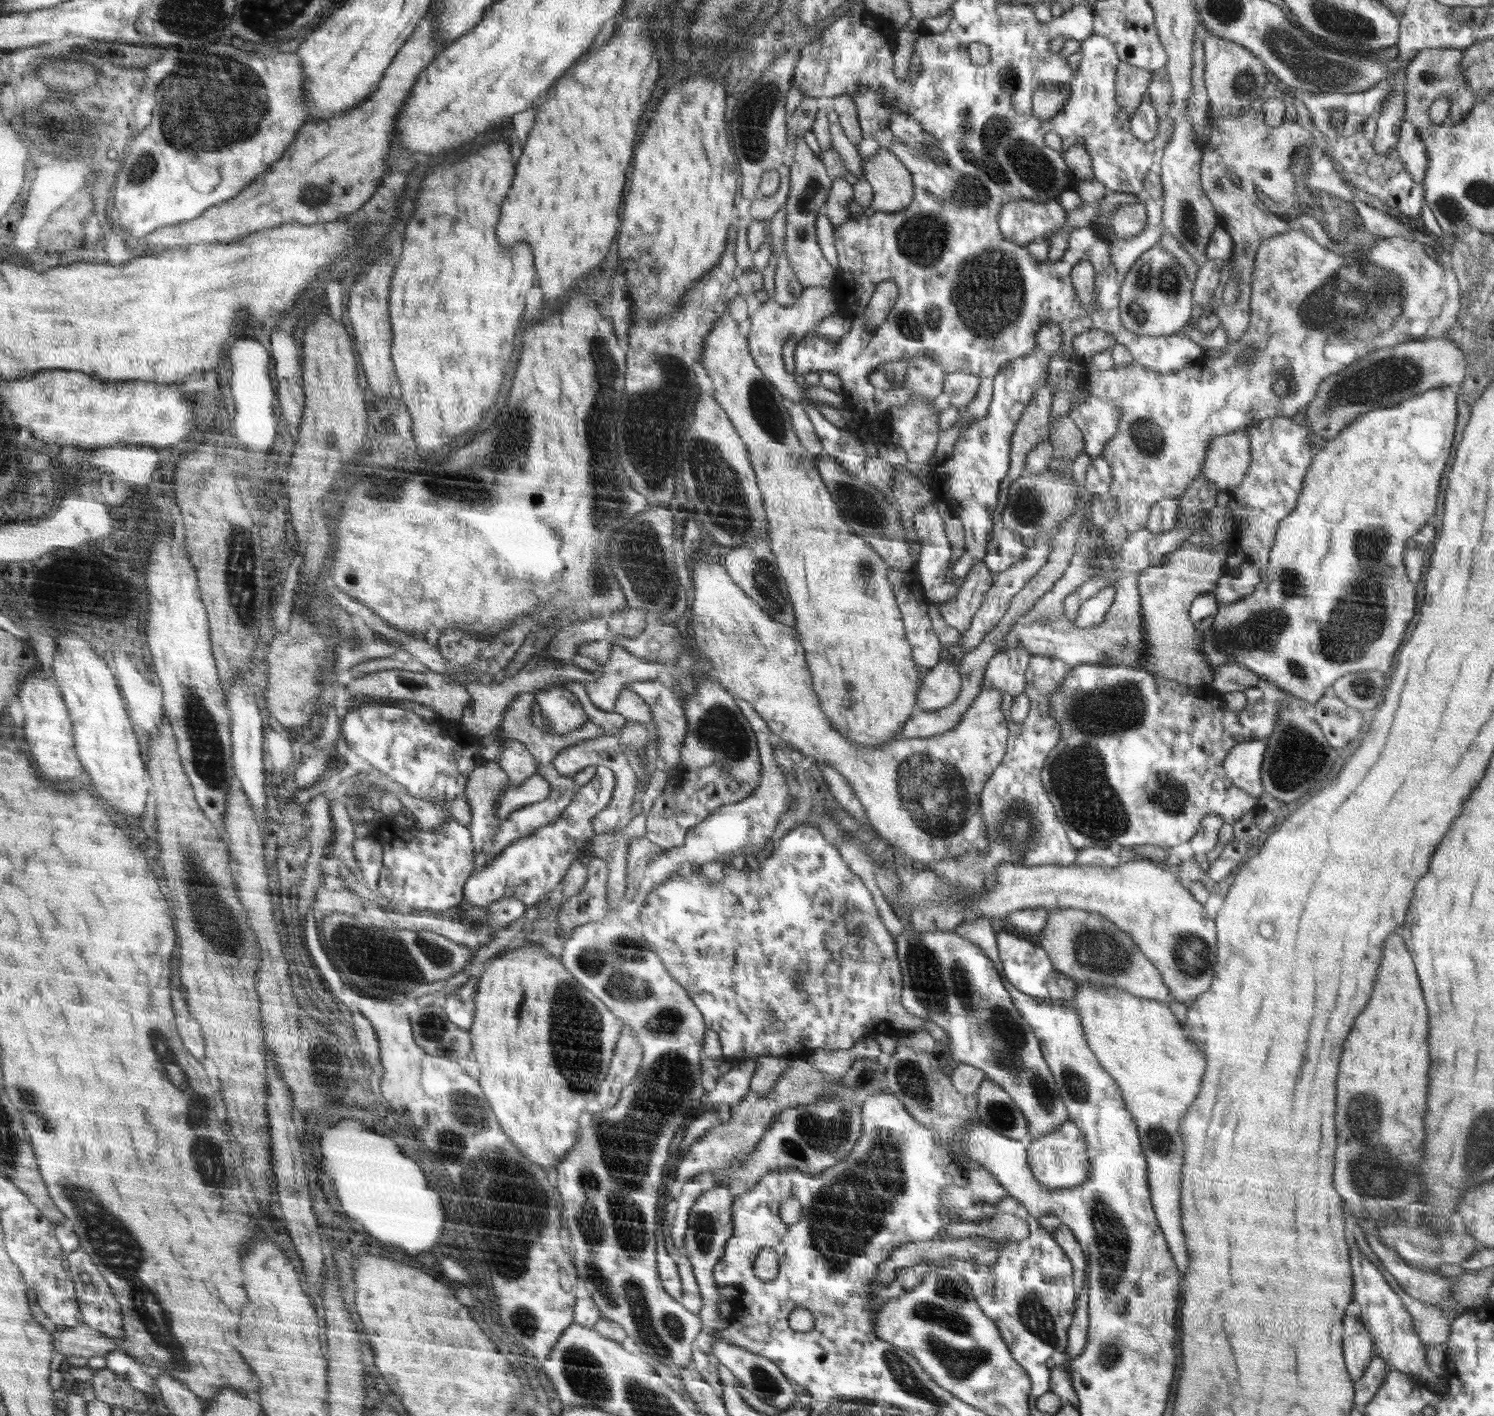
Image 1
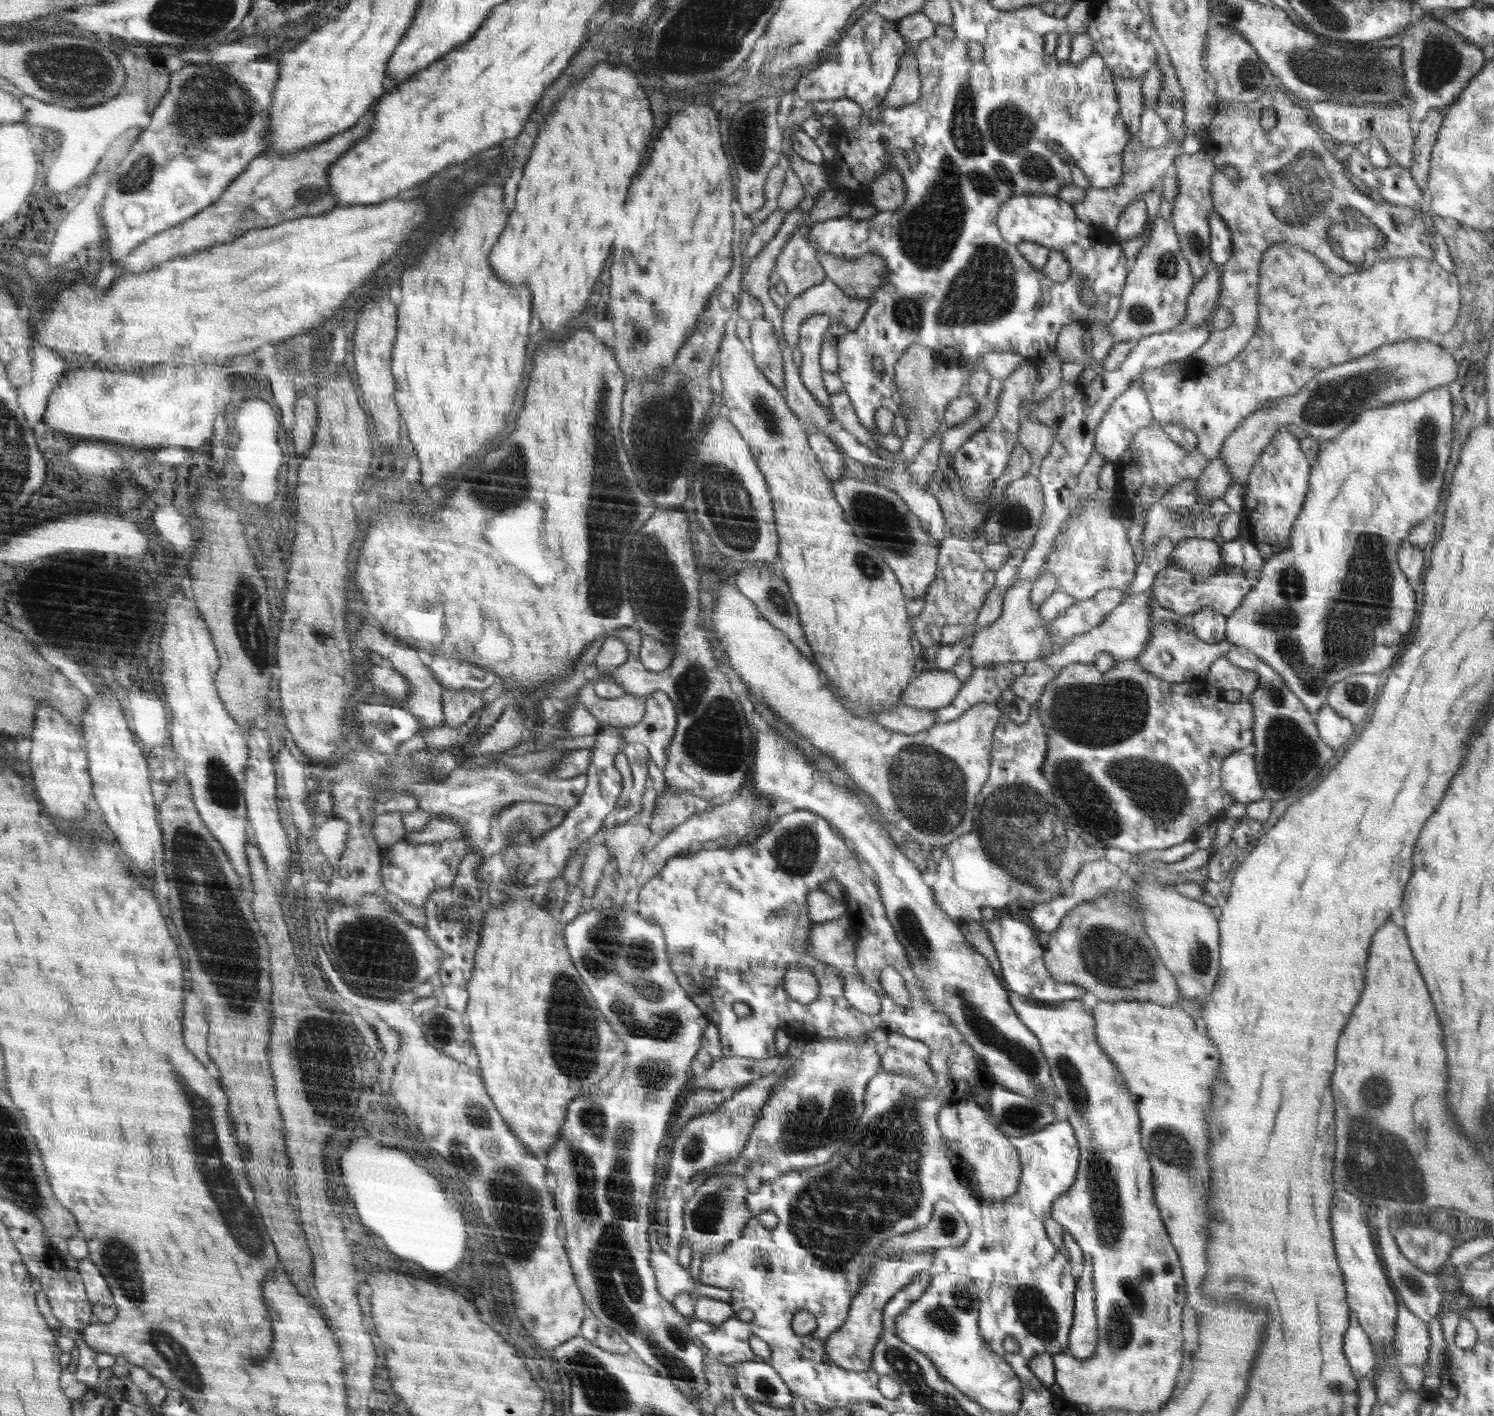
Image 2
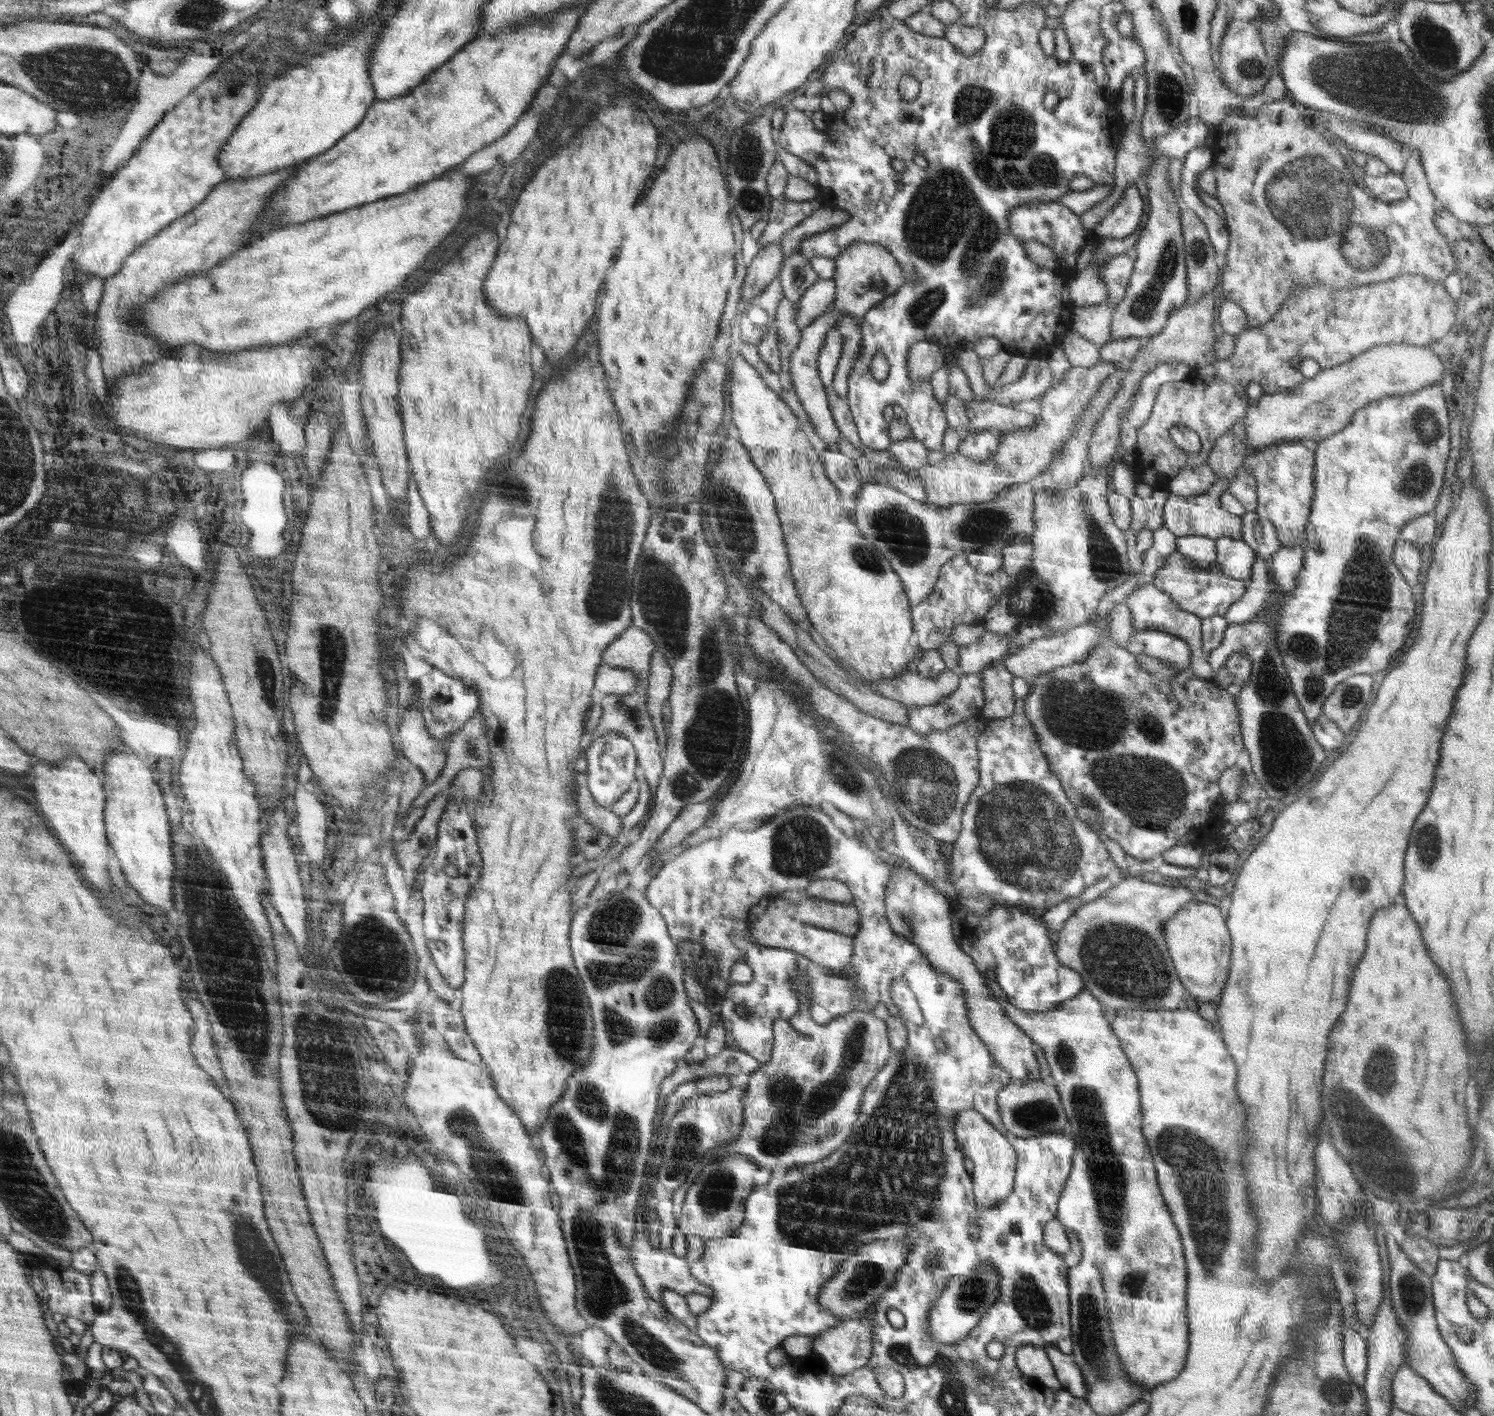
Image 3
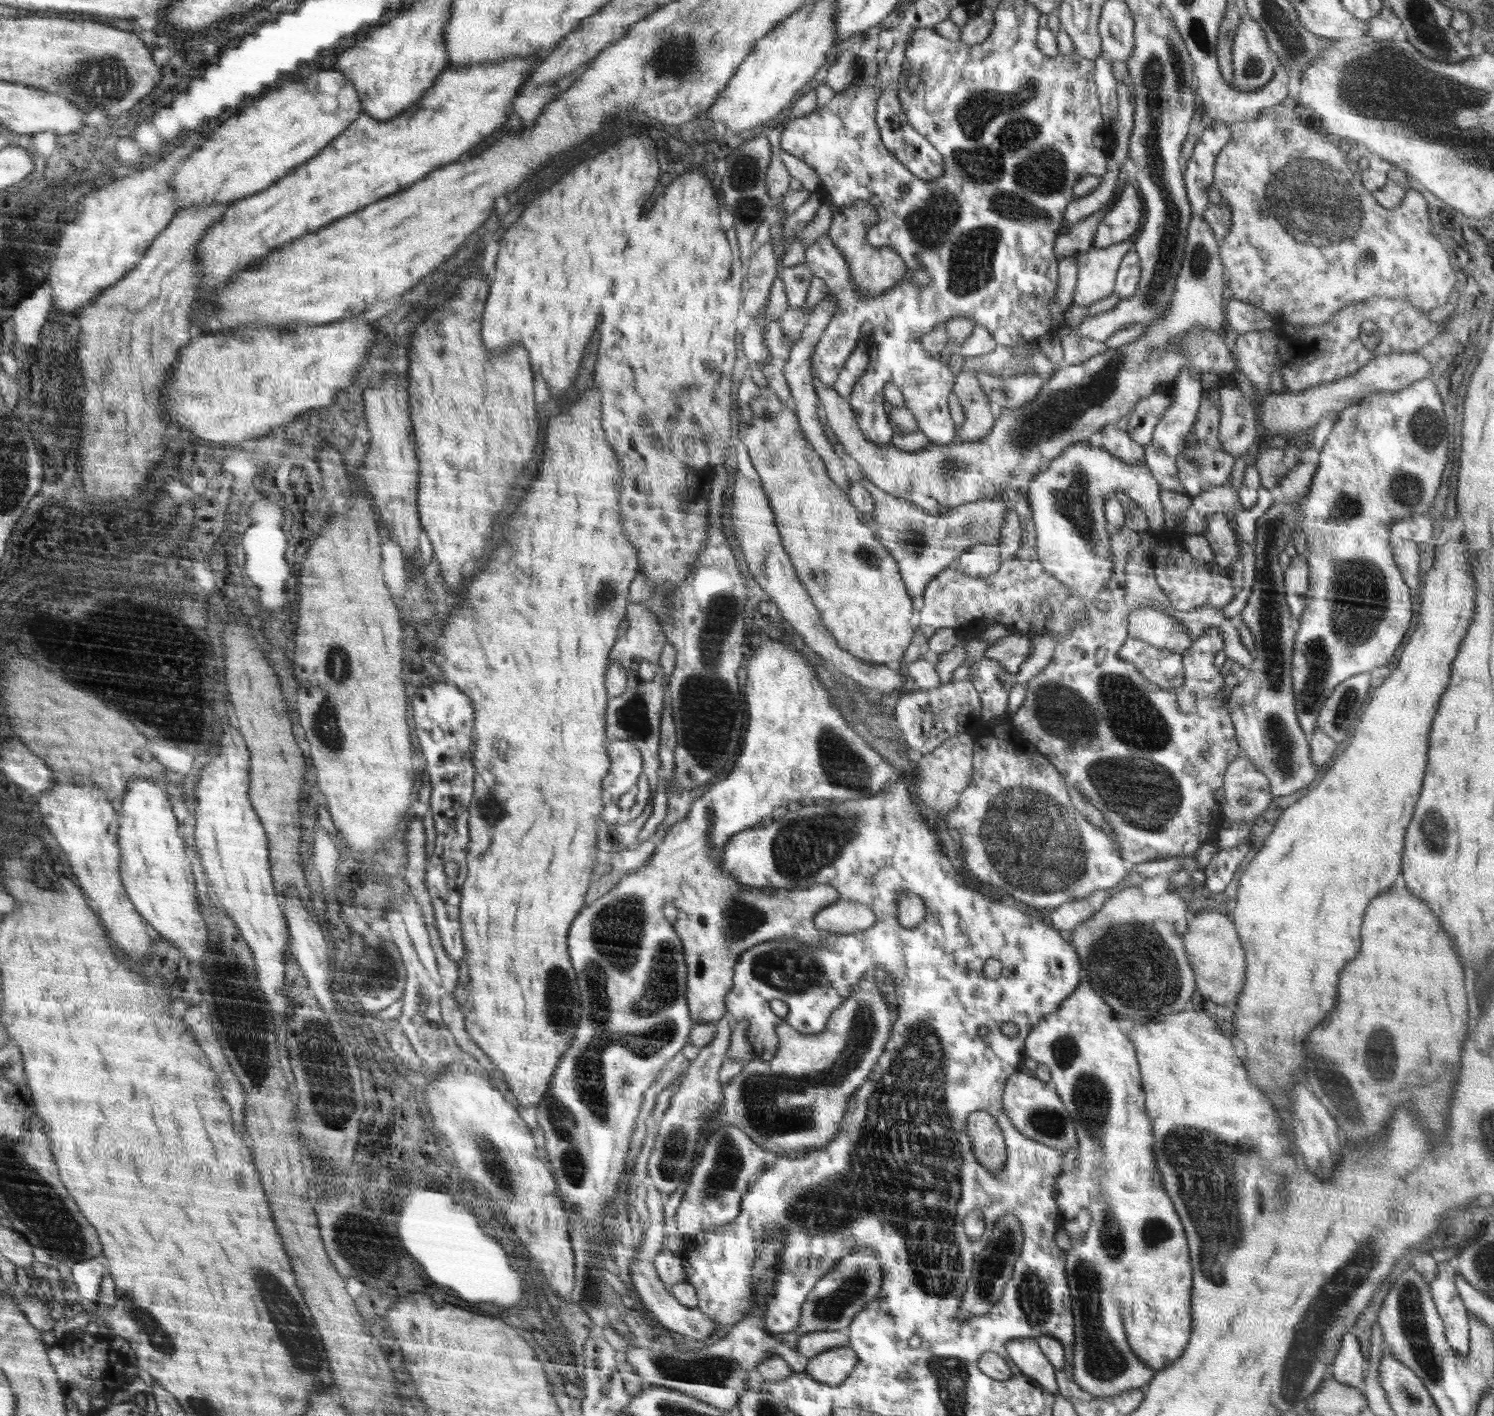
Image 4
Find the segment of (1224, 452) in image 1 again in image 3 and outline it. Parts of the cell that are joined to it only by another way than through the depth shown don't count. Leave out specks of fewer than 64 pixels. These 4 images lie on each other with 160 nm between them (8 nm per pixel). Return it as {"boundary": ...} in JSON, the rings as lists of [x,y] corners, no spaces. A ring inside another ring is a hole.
{"boundary":[[[1406,343],[1373,346],[1348,362],[1329,369],[1321,369],[1313,378],[1302,378],[1298,386],[1288,391],[1265,394],[1255,401],[1249,400],[1249,407],[1244,418],[1245,437],[1247,438],[1245,444],[1248,446],[1248,452],[1255,453],[1281,442],[1299,442],[1299,440],[1305,439],[1319,442],[1332,437],[1337,432],[1344,430],[1350,424],[1353,414],[1362,407],[1388,396],[1402,396],[1422,390],[1428,384],[1440,382],[1444,373],[1442,360],[1429,347]]]}

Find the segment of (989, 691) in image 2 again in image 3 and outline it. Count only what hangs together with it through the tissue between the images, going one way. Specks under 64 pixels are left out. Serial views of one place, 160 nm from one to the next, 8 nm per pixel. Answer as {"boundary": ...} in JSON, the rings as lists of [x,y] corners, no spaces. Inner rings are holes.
{"boundary":[[[980,673],[961,674],[958,689],[942,702],[930,706],[908,705],[908,726],[921,735],[946,730],[976,717],[984,703]]]}

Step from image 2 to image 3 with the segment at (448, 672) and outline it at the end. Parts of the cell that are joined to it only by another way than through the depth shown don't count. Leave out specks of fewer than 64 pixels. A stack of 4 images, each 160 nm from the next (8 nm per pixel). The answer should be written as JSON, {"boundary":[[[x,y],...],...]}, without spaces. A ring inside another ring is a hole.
{"boundary":[[[438,667],[428,670],[428,674],[422,676],[422,678],[418,680],[418,685],[416,684],[416,686],[418,686],[419,690],[418,695],[416,695],[416,710],[423,714],[428,732],[439,741],[447,741],[450,739],[462,724],[464,724],[464,722],[466,722],[479,708],[480,699],[478,698],[478,690],[472,690],[472,688],[464,686],[461,680],[452,678]]]}

